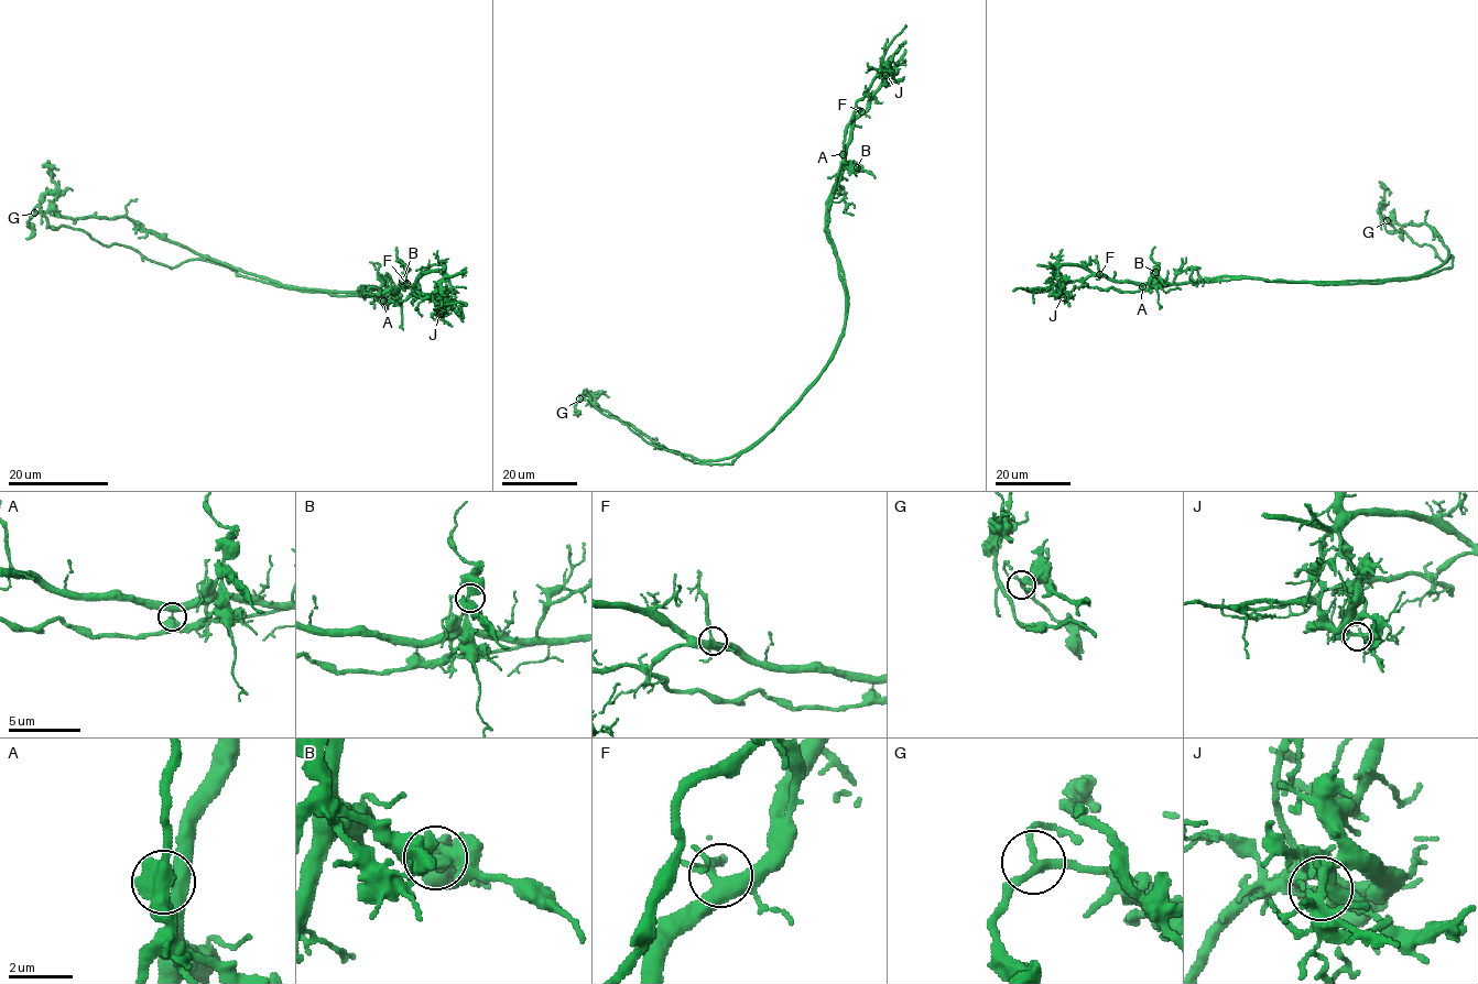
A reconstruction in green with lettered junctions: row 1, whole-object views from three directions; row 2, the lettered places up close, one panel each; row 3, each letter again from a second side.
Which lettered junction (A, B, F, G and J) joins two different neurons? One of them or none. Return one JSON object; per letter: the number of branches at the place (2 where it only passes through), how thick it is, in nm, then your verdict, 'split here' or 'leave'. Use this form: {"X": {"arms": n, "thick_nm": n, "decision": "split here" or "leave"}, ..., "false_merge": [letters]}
{"A": {"arms": 4, "thick_nm": 420, "decision": "split here"}, "B": {"arms": 4, "thick_nm": 440, "decision": "leave"}, "F": {"arms": 5, "thick_nm": 380, "decision": "leave"}, "G": {"arms": 3, "thick_nm": 240, "decision": "leave"}, "J": {"arms": 7, "thick_nm": 300, "decision": "leave"}, "false_merge": ["A"]}

